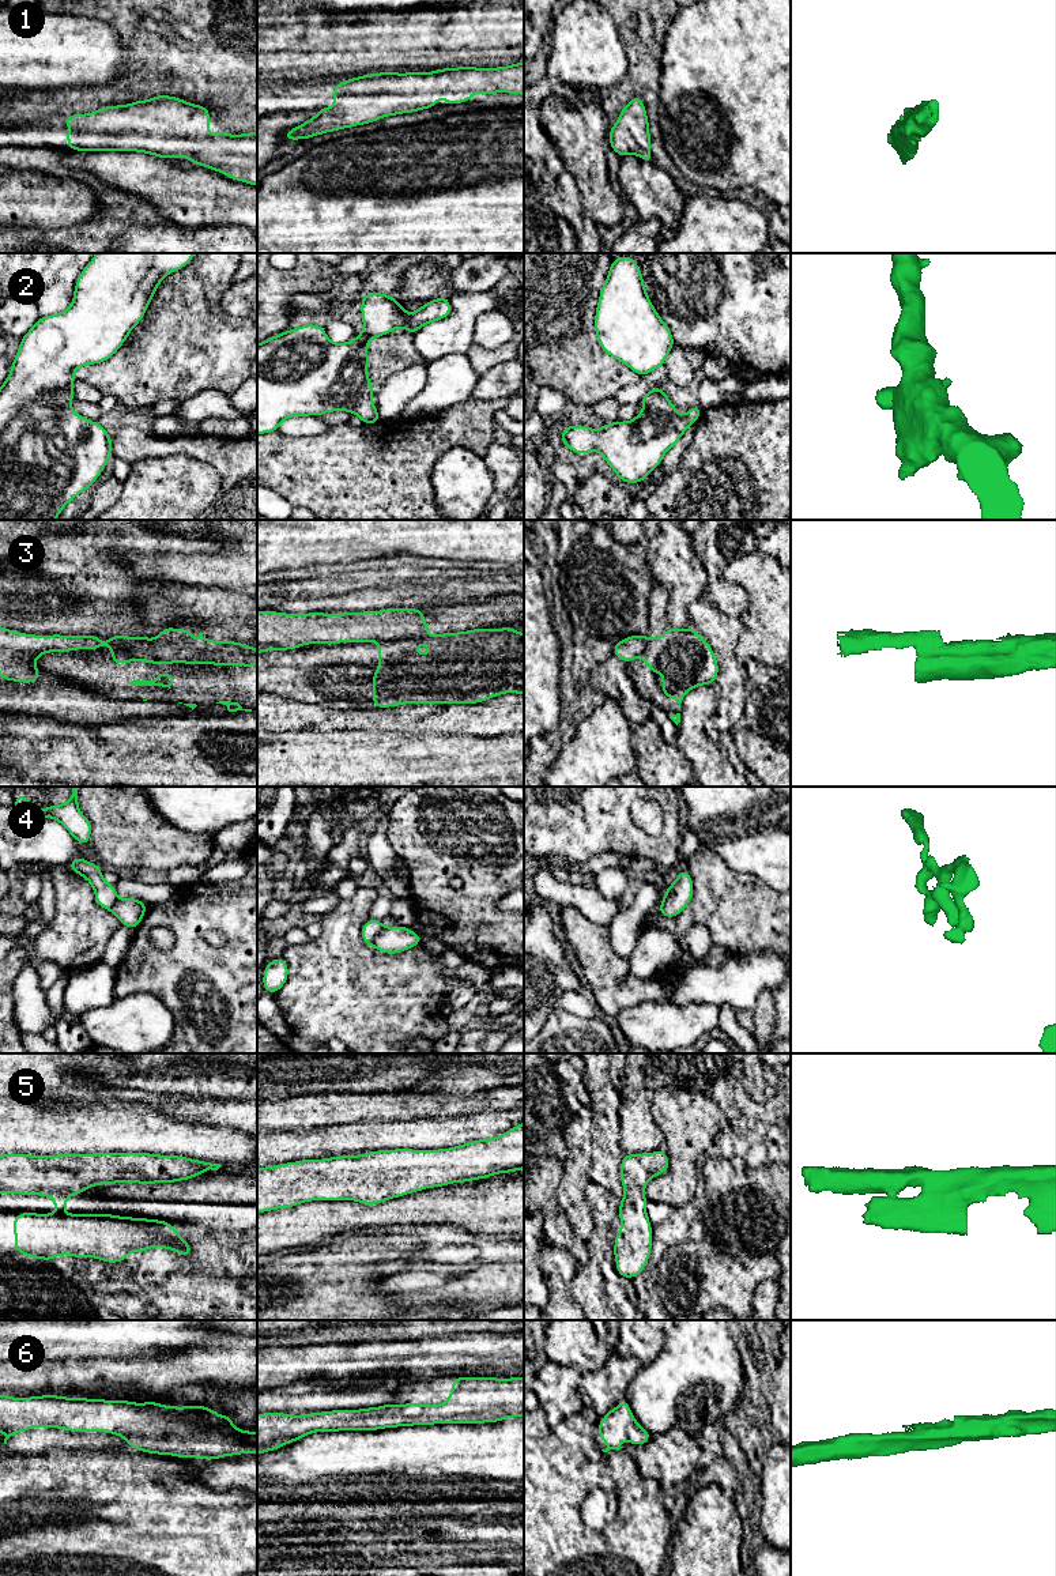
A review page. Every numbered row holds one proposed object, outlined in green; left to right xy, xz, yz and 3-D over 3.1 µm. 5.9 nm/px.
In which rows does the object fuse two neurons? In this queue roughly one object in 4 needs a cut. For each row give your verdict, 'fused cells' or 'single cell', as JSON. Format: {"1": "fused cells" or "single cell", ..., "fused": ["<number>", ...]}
{"1": "single cell", "2": "single cell", "3": "fused cells", "4": "fused cells", "5": "single cell", "6": "single cell", "fused": ["3", "4"]}

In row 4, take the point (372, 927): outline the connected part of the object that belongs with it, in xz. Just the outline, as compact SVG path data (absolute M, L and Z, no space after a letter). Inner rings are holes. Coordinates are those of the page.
M369 919L361 931L361 936L365 945L367 946L374 946L374 939L376 936L381 932L382 930L382 921L376 920L376 919Z

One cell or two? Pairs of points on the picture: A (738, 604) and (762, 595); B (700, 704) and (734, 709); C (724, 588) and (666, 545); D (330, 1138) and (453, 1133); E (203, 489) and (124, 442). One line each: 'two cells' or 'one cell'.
A: two cells
B: two cells
C: two cells
D: one cell
E: two cells

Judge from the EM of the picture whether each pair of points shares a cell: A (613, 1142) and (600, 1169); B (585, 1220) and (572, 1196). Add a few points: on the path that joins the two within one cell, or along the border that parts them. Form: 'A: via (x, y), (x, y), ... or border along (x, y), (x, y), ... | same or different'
A: via (613, 1149), (613, 1157), (607, 1162) | same
B: via (580, 1214), (574, 1202) | same

